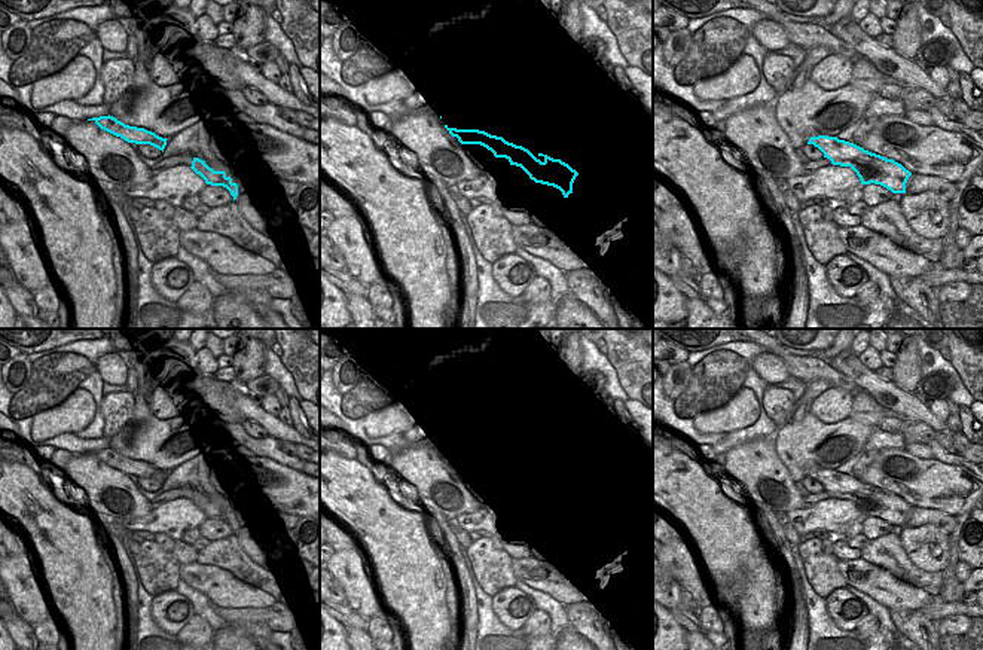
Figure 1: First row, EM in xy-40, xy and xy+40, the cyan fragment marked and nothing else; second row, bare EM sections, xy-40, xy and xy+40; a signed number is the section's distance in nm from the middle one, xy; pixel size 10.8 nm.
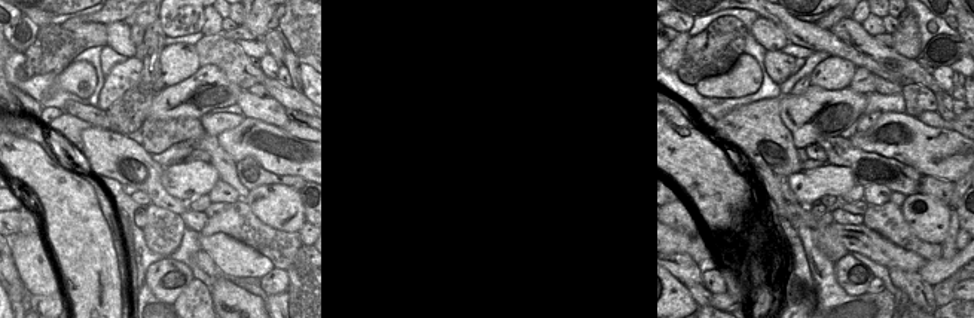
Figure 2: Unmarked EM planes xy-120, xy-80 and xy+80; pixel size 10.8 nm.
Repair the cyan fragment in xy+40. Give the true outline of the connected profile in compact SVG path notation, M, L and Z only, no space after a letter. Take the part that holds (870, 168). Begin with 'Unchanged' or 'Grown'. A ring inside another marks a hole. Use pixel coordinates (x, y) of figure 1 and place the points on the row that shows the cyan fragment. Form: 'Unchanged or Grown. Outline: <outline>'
Unchanged. Outline: M810 137L808 144L818 147L833 165L851 167L861 184L874 183L892 193L906 193L906 183L912 173L894 159L886 159L837 137Z

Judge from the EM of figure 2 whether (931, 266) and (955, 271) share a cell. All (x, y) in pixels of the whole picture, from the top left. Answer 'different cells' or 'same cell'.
same cell

